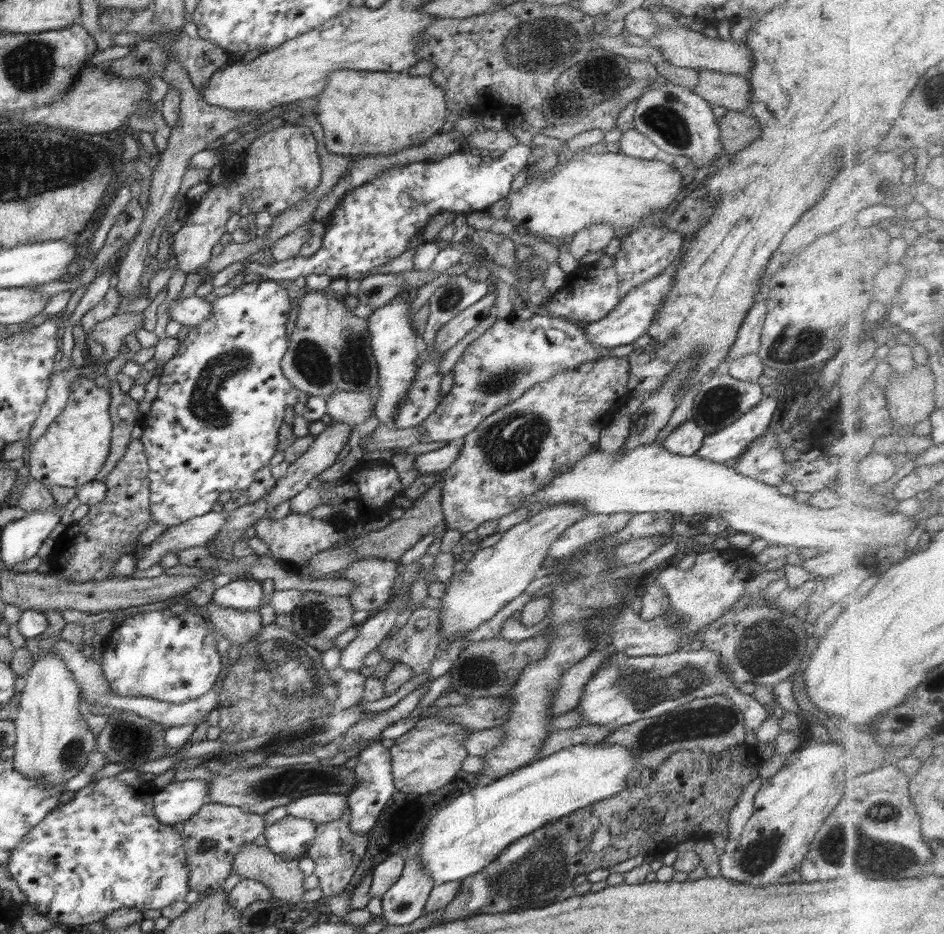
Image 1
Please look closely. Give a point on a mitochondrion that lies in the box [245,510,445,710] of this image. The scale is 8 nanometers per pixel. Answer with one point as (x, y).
(291, 676)

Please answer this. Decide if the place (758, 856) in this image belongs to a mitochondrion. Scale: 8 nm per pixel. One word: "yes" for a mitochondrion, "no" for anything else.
yes

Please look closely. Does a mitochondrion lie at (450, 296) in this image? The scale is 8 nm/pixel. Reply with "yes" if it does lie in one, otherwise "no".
yes

